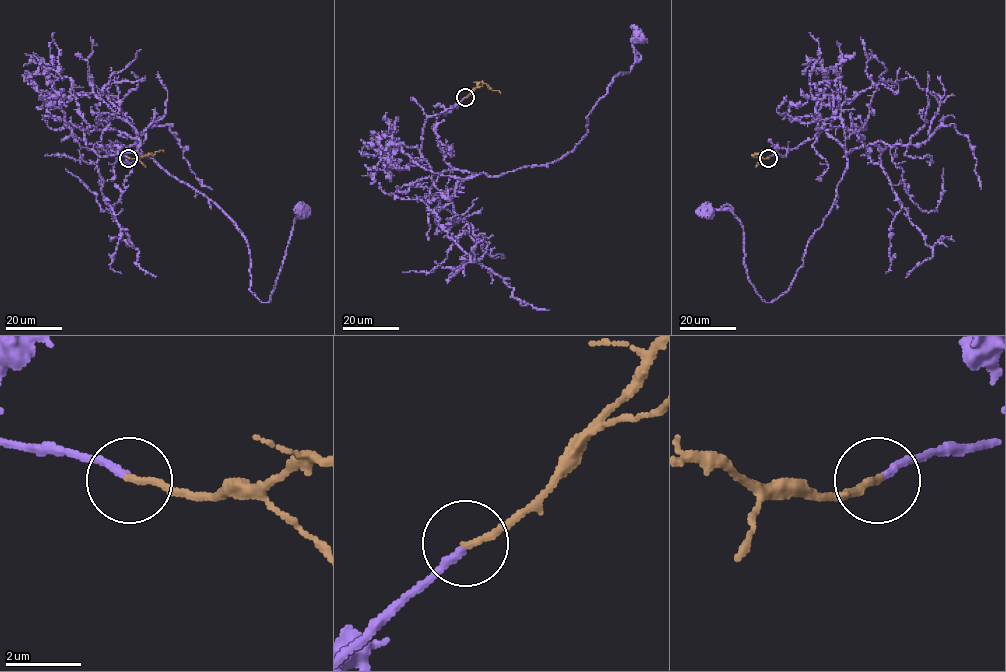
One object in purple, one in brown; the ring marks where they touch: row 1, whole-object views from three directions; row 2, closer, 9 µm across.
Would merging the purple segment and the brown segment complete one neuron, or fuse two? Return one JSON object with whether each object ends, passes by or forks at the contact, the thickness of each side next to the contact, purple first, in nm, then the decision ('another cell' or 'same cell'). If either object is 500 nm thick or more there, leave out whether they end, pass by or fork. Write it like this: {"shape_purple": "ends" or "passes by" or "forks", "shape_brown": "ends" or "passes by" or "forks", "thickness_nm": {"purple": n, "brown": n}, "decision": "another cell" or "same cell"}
{"shape_purple": "ends", "shape_brown": "ends", "thickness_nm": {"purple": 200, "brown": 170}, "decision": "same cell"}

